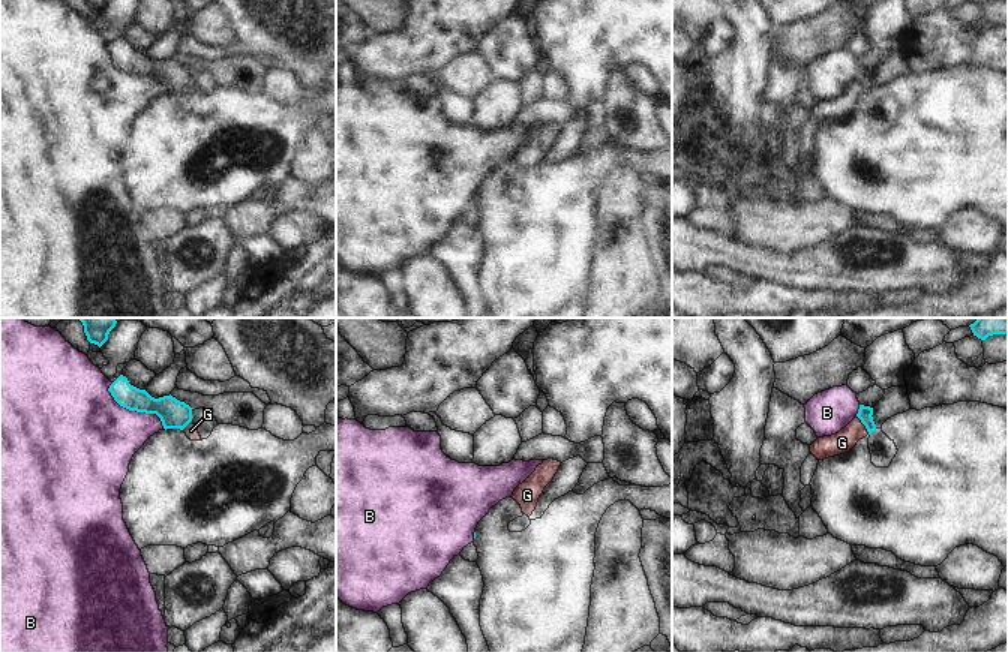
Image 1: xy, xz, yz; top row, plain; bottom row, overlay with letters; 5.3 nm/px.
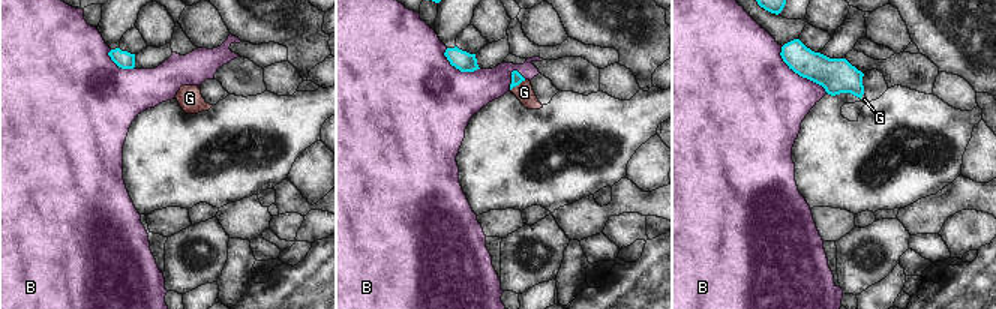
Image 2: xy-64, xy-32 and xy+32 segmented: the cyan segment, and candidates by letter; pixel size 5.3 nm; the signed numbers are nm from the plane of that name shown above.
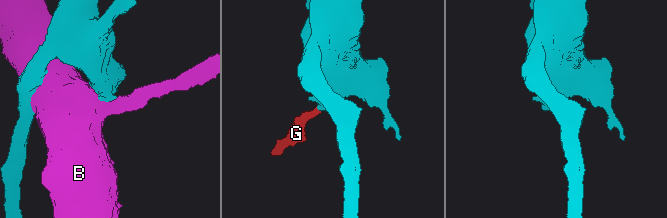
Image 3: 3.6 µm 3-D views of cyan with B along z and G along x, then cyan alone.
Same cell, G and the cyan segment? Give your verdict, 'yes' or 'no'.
yes

